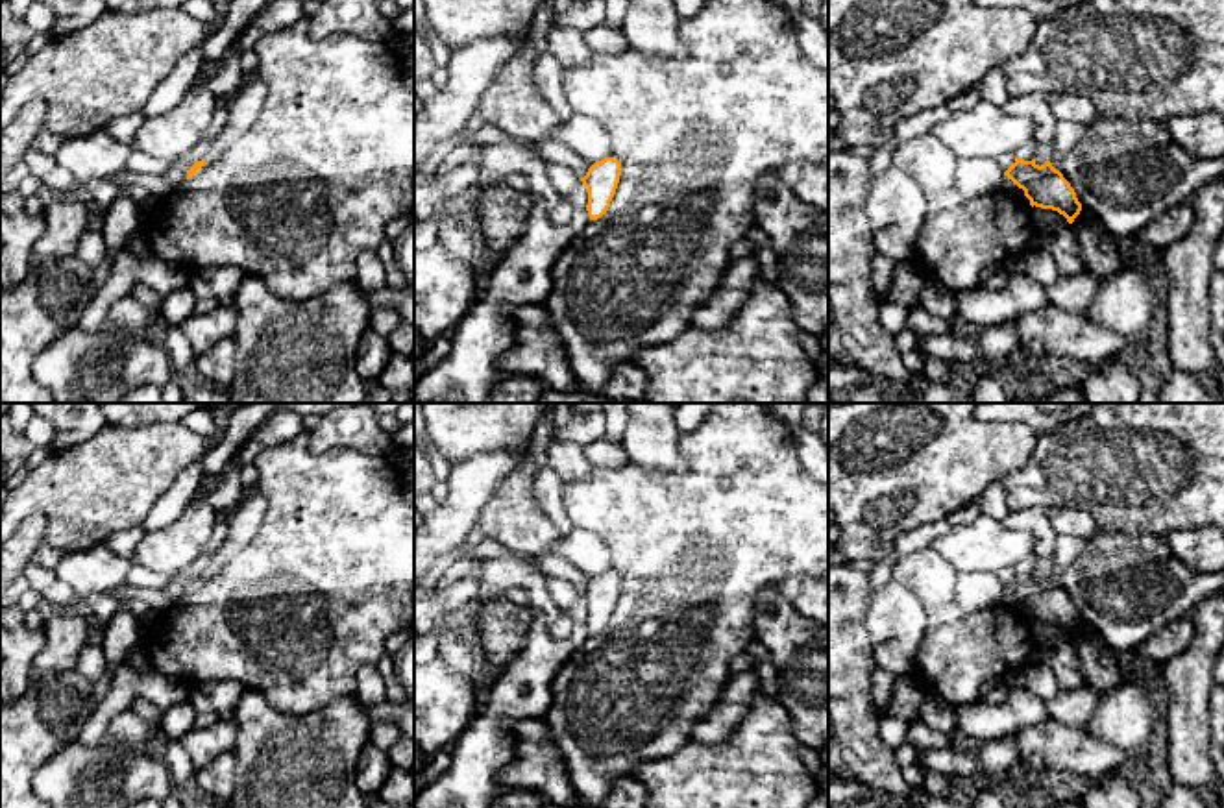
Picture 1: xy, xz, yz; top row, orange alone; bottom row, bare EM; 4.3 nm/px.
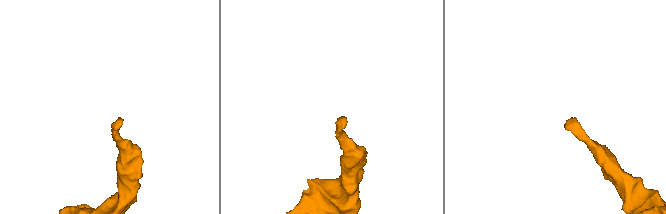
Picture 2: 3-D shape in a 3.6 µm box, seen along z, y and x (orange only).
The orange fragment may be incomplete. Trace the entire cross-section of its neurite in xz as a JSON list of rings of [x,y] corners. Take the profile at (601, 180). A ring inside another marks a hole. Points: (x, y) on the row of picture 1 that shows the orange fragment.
[[[605,157],[595,161],[584,178],[581,178],[582,185],[588,192],[588,216],[590,220],[601,218],[616,194],[618,183],[621,176],[621,163],[614,157]]]

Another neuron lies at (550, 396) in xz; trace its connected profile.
[[[547,388],[538,403],[632,403],[632,401],[606,399],[605,396],[588,394],[582,388],[577,388],[573,392],[557,392]]]

